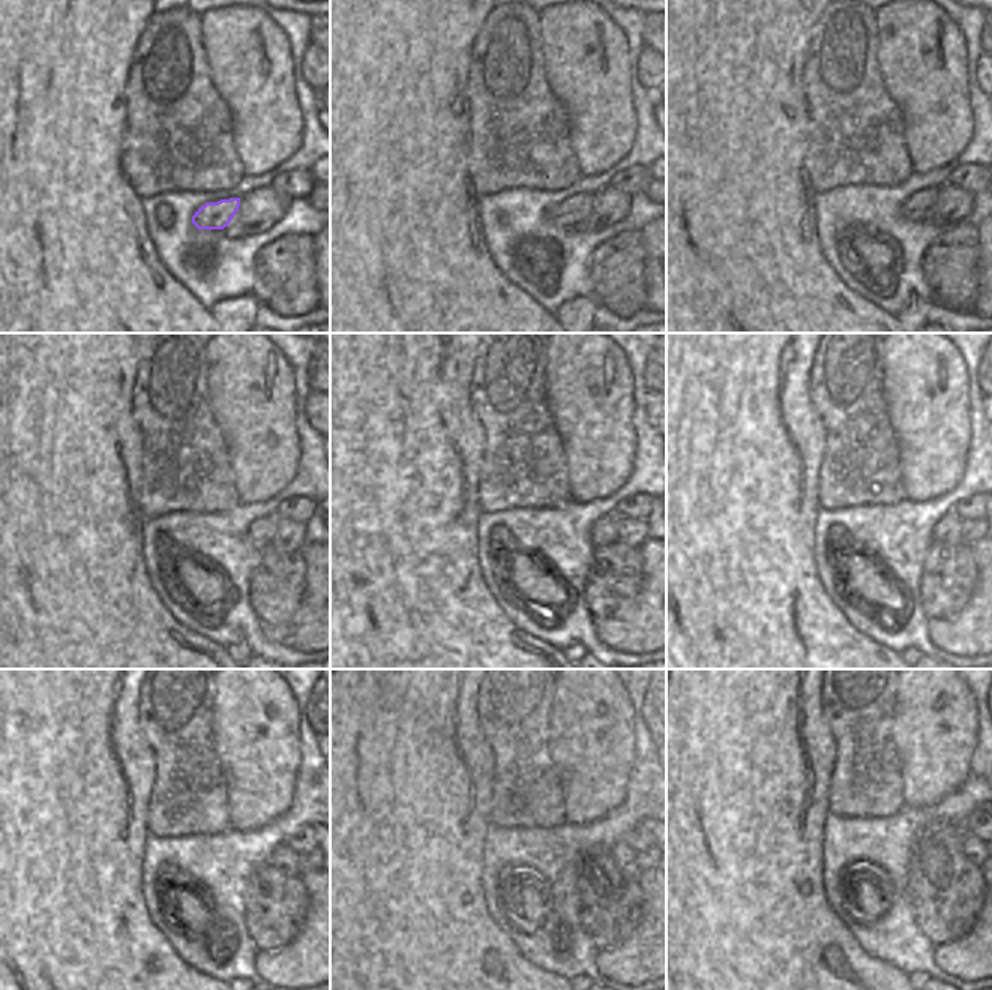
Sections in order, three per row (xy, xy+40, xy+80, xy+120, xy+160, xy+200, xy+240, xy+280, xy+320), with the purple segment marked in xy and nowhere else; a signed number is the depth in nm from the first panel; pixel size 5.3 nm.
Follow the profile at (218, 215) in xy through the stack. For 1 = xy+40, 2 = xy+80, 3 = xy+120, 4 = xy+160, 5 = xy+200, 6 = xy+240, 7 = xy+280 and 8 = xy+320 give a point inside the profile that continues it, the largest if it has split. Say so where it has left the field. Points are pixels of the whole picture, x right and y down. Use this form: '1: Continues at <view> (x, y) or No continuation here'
1: Continues at xy+40 (574, 210)
2: Continues at xy+80 (916, 209)
3: Continues at xy+120 (261, 531)
4: Continues at xy+160 (605, 531)
5: Continues at xy+200 (947, 530)
6: Continues at xy+240 (284, 858)
7: Continues at xy+280 (625, 857)
8: Continues at xy+320 (971, 846).

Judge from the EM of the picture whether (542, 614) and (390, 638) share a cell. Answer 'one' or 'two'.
two

